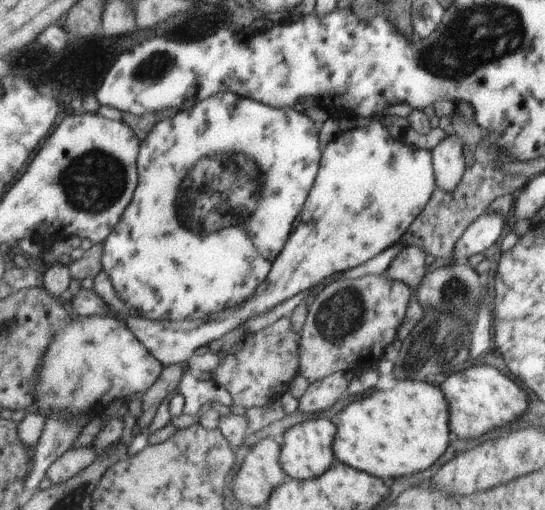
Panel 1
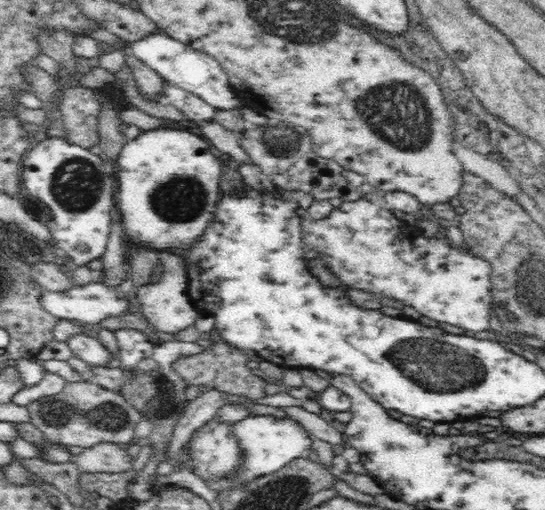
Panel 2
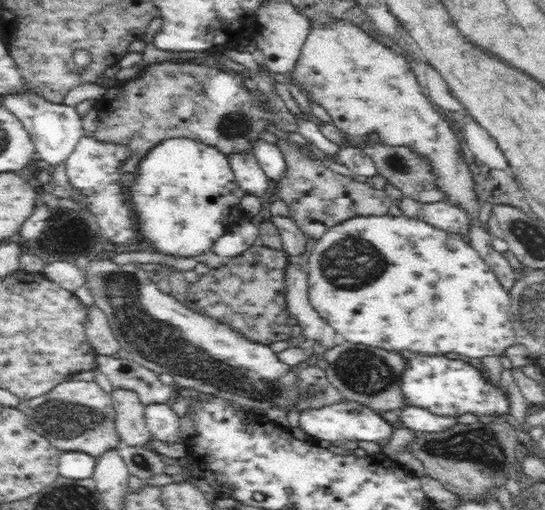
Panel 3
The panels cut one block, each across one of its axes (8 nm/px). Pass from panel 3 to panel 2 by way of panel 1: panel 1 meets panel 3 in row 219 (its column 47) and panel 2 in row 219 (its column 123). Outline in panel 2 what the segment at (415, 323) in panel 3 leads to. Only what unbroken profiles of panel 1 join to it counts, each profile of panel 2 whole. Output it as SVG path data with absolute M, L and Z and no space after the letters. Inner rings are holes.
M366 198L344 202L340 208L334 208L328 218L306 224L302 220L302 226L306 244L324 252L324 260L346 286L402 300L414 306L422 316L462 330L490 330L490 264L448 248L446 240L416 236L416 246L412 248L412 232L398 222L388 206L368 202Z

